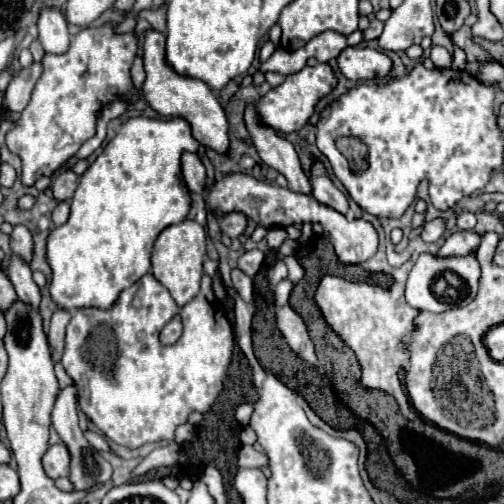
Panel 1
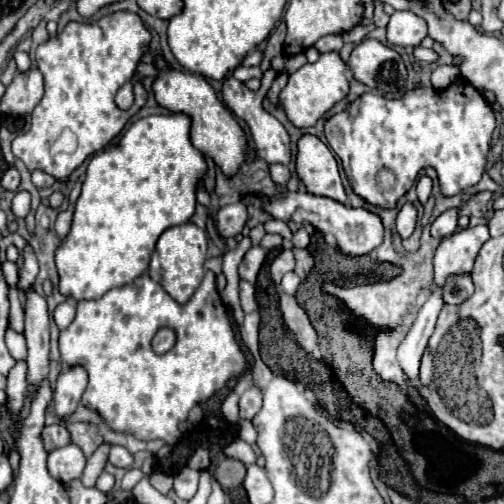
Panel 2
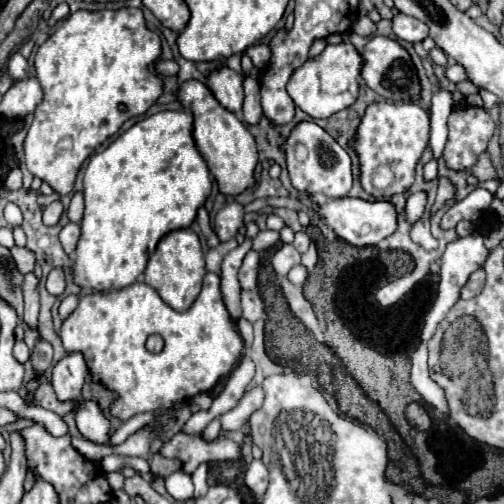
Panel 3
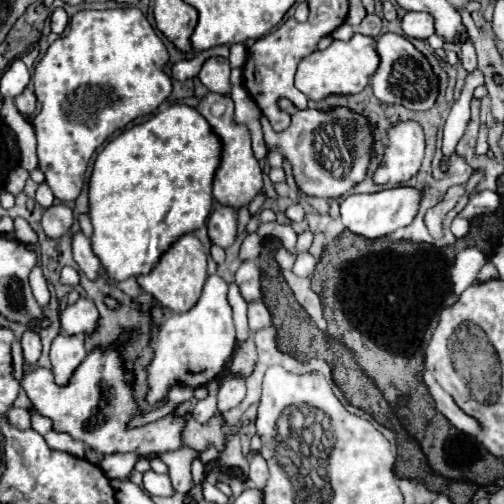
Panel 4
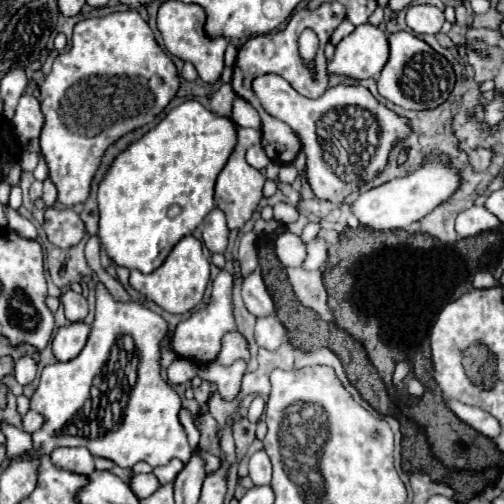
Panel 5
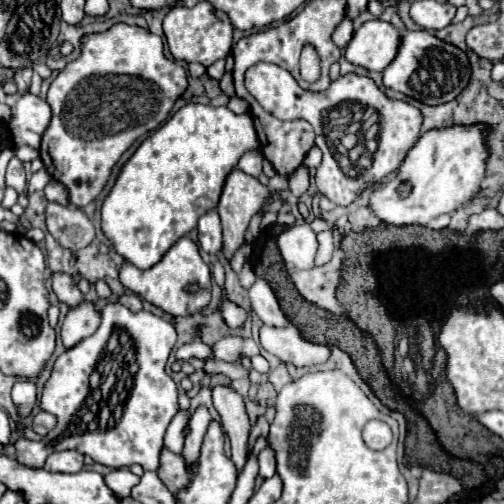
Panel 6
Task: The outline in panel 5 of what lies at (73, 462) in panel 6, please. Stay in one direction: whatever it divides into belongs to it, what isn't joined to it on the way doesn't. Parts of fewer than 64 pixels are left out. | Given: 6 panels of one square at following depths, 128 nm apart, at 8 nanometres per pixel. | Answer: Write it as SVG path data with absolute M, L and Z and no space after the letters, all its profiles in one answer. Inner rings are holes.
M54 448L50 458L58 468L70 472L78 472L78 474L94 472L94 456L88 452L88 448Z

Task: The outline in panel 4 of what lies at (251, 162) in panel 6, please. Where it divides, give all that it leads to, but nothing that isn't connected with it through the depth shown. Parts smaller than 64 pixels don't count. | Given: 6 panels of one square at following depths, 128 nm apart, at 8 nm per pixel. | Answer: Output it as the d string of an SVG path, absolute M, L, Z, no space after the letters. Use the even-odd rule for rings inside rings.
M234 86L232 88L232 100L236 104L236 116L240 116L240 124L244 124L250 130L252 136L252 150L254 156L260 160L266 156L266 144L262 138L262 126L260 126L260 108L258 104L252 100L252 96L248 94L248 90L244 86Z

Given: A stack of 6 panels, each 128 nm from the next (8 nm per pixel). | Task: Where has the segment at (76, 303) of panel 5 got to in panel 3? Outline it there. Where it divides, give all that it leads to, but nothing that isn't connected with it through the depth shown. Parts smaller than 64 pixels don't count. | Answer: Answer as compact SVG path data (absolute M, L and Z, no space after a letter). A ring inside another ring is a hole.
M208 272L204 276L200 296L186 312L176 312L174 308L170 308L158 296L158 292L144 282L134 282L132 286L126 286L122 290L86 294L80 298L78 308L62 324L60 338L66 352L80 352L84 356L88 372L92 374L92 382L98 382L118 394L118 398L110 406L110 414L118 420L128 420L138 412L170 414L180 402L188 402L200 392L212 390L222 376L228 376L234 370L244 350L244 342L234 328L234 320L230 318L222 302L220 276ZM150 334L162 334L166 346L160 354L146 350L146 340Z

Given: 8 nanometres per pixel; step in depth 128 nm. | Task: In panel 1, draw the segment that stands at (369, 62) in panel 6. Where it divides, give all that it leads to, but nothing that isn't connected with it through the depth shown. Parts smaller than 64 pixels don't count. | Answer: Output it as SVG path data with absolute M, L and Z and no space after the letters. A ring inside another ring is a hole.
M328 64L304 66L300 72L286 76L286 80L280 86L276 86L270 92L266 92L264 96L260 96L260 100L256 102L258 118L264 126L274 128L276 132L282 132L282 134L296 132L302 126L306 126L308 118L314 114L314 106L316 106L318 98L326 96L334 86L336 86L336 76Z

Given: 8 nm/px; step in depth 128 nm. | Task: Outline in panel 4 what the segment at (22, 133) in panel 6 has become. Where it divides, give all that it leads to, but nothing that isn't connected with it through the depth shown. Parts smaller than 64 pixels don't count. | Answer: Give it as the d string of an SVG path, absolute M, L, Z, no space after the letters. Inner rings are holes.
M26 88L20 96L16 96L14 104L16 104L16 108L18 108L20 114L32 114L34 108L36 108L36 96L34 96L32 90Z

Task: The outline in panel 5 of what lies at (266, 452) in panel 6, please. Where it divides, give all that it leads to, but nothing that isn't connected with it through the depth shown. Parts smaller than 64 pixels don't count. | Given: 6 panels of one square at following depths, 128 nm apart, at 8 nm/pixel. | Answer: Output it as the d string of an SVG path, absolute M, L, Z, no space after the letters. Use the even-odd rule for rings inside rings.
M264 450L256 452L252 458L250 458L250 478L254 482L254 486L264 486L264 484L270 484L272 480L272 464L270 464L270 458L266 456Z

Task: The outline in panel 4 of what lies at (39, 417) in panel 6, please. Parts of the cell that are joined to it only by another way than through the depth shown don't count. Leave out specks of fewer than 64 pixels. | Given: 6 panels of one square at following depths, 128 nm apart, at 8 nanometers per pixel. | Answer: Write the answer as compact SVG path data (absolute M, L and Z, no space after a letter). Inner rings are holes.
M16 406L8 408L8 412L6 412L6 420L8 420L12 426L20 428L20 430L30 428L30 412L24 410L24 408L16 408Z

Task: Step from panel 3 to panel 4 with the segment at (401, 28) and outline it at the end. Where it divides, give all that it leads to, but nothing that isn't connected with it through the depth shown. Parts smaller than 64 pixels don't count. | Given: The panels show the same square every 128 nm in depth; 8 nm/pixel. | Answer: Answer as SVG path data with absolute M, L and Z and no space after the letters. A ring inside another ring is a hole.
M406 12L400 26L408 38L426 40L434 34L434 20L426 12Z

